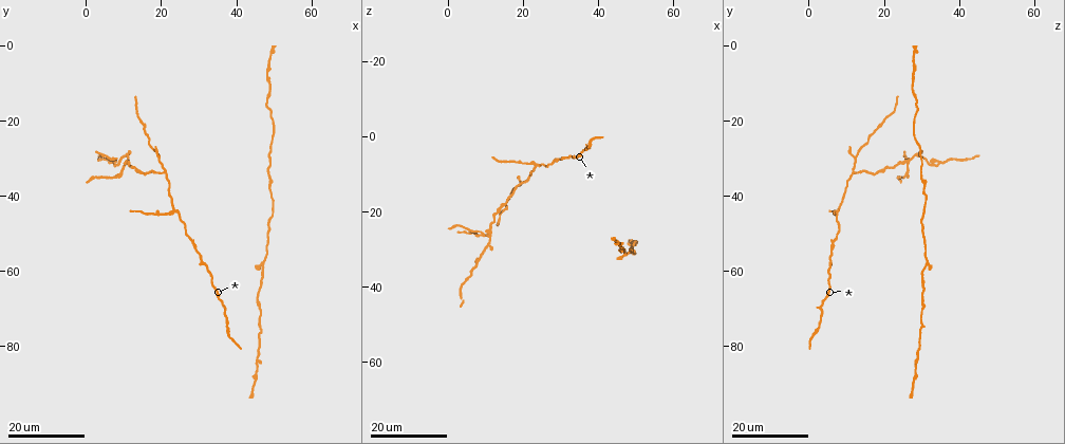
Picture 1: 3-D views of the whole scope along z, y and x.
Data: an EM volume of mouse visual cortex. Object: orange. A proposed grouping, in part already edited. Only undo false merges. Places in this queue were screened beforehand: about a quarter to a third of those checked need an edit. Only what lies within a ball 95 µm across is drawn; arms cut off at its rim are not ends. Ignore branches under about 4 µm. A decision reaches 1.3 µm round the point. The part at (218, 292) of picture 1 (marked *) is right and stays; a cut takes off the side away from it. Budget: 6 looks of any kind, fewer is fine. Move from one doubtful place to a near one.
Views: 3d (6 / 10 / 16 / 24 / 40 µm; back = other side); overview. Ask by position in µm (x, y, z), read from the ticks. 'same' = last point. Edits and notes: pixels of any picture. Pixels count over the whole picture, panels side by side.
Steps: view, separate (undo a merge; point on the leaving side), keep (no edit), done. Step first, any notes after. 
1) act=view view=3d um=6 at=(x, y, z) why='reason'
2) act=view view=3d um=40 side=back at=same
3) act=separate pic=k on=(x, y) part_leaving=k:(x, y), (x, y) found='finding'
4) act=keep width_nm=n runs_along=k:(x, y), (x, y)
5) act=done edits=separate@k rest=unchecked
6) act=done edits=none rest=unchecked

act=view view=3d um=16 at=(20.5, 34.0, 11.5)

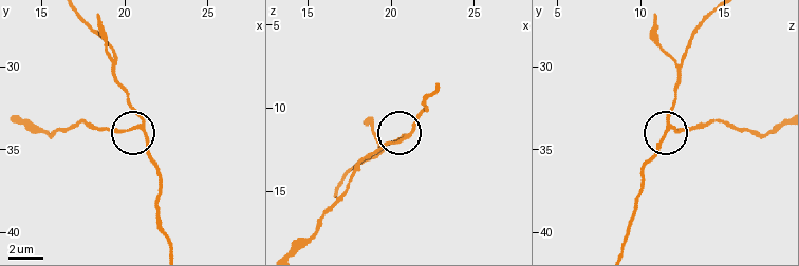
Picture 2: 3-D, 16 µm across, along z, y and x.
act=view view=3d um=6 at=(21.0, 33.5, 11.7)

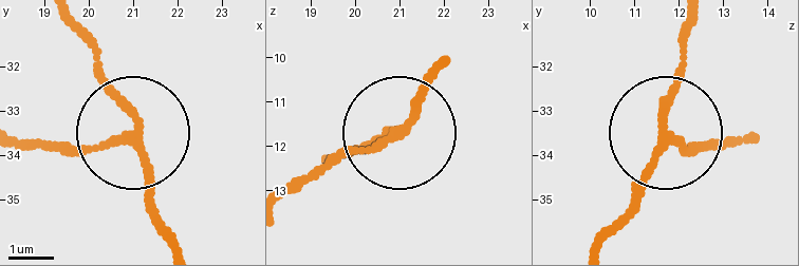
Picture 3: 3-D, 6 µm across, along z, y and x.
act=keep width_nm=190 found='one cell here'

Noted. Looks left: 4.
act=view view=3d um=16 at=(23.0, 43.5, 8.0)

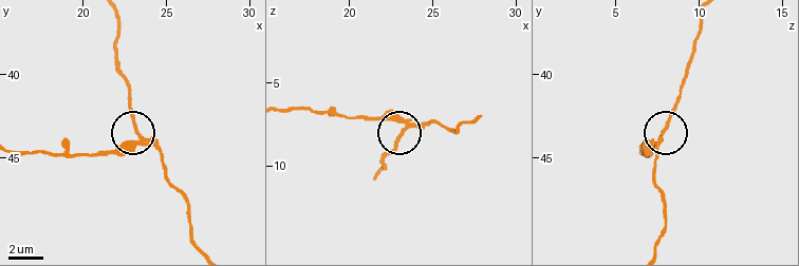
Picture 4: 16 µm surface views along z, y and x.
act=view view=3d um=6 at=(23.4, 43.9, 7.6) why='closer look'

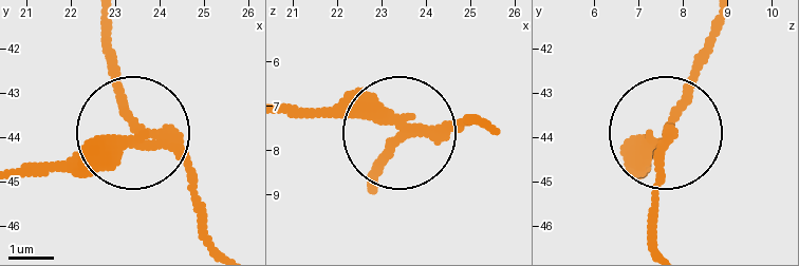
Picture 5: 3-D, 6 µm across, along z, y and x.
act=separate pic=5 on=(79, 152) part_leaving=5:(142, 144), (20, 167) found='a second cell is stuck on'

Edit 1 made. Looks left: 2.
act=view view=3d um=16 at=(45.5, 67.0, 30.0)

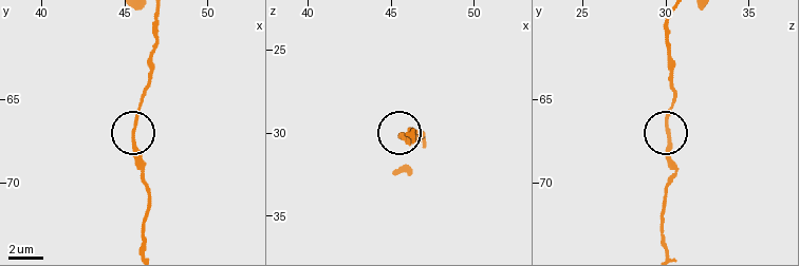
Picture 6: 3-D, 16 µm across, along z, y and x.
act=view view=3d um=10 at=(45.7, 66.7, 30.1)

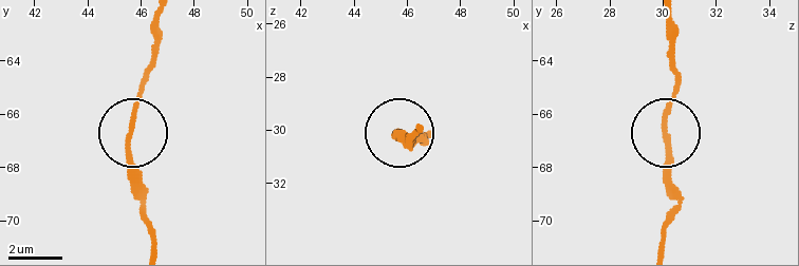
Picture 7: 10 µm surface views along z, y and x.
act=keep width_nm=170 found='all the same cell'

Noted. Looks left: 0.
act=done edits=separate@5 rest=unchecked

